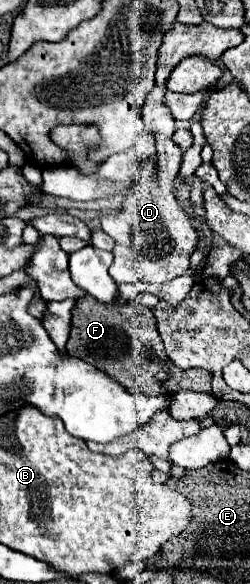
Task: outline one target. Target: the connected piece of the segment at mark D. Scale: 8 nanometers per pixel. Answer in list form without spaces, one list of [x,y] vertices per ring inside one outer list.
[[[154,87],[144,105],[144,123],[154,131],[156,155],[142,163],[134,185],[128,189],[122,211],[116,215],[102,215],[102,229],[114,239],[114,261],[110,277],[118,283],[166,283],[174,277],[188,273],[190,255],[198,245],[196,229],[190,215],[176,199],[174,185],[182,163],[182,149],[172,141],[174,117],[164,105],[164,87]]]

